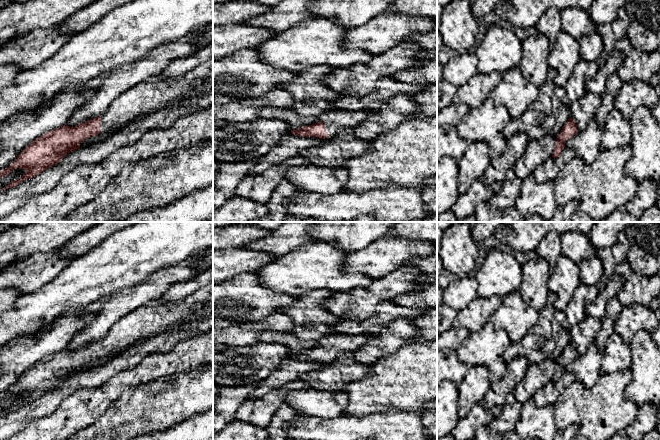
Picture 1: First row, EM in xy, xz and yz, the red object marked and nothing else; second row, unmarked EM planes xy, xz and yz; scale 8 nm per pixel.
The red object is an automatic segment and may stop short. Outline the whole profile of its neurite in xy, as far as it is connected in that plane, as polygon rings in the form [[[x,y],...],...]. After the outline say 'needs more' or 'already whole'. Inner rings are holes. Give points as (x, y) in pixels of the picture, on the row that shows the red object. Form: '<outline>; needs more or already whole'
[[[207,62],[180,77],[163,79],[159,74],[147,78],[119,95],[102,116],[75,127],[64,125],[35,139],[8,168],[0,171],[0,178],[16,168],[24,169],[25,174],[0,191],[14,188],[56,165],[67,154],[79,149],[79,144],[88,137],[106,134],[113,128],[119,131],[150,113],[210,89],[213,89],[213,67]]]; needs more

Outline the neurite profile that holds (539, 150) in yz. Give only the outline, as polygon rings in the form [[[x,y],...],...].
[[[550,134],[528,141],[526,152],[518,159],[513,168],[516,175],[524,180],[528,175],[532,174],[538,165],[553,156],[555,143],[555,137]]]

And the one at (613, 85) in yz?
[[[615,73],[608,77],[606,82],[606,91],[601,95],[601,104],[595,115],[598,125],[603,128],[607,115],[614,109],[614,100],[621,89],[623,82]]]

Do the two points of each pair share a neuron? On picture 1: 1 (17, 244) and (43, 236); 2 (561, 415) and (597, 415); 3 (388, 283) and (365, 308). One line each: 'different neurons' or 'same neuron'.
1: same neuron
2: same neuron
3: same neuron

